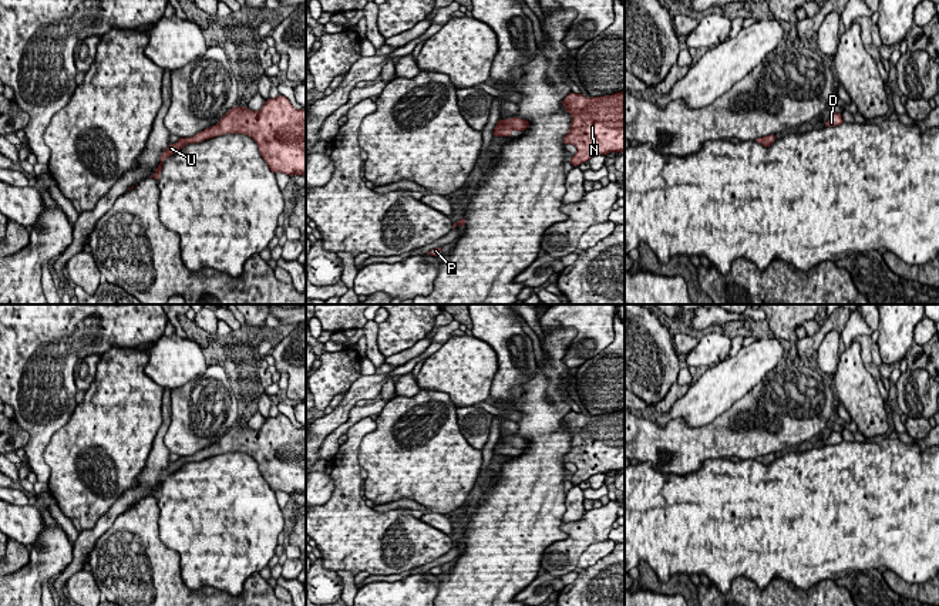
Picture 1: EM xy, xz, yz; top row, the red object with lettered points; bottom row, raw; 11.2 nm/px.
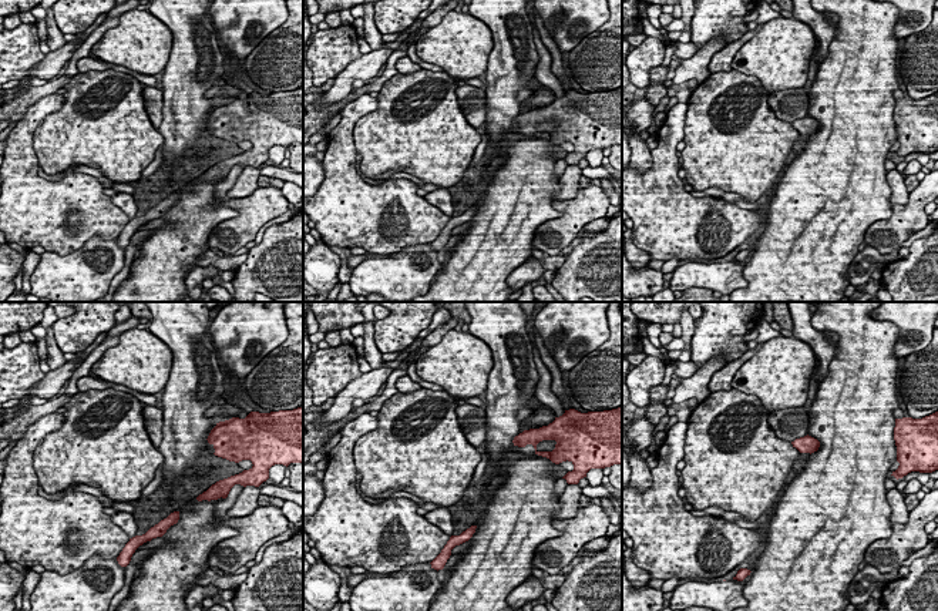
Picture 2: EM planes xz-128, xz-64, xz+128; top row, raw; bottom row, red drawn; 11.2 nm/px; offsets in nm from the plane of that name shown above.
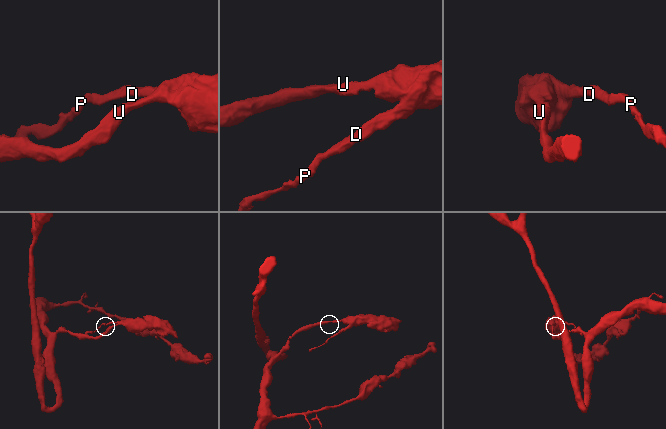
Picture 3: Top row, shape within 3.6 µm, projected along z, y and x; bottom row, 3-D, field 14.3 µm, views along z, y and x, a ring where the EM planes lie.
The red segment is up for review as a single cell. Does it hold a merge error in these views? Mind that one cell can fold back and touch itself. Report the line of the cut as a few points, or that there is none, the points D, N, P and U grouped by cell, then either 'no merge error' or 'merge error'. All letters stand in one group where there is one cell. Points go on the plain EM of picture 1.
cut none; groups D N P U; no merge error

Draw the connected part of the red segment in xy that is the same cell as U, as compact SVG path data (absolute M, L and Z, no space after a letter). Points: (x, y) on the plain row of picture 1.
M277 414L265 420L259 430L233 425L216 444L169 462L161 474L155 492L149 496L159 498L164 479L185 464L225 452L243 452L253 457L272 491L290 495L306 494L306 427L296 428L285 414Z

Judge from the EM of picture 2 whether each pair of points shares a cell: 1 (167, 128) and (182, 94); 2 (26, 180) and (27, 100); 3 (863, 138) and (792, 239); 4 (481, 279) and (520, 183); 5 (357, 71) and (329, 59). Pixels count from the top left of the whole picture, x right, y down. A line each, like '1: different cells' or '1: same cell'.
1: same cell
2: different cells
3: same cell
4: same cell
5: different cells

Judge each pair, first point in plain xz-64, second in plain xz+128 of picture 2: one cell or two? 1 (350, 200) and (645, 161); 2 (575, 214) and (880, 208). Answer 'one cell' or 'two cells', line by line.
1: two cells
2: two cells

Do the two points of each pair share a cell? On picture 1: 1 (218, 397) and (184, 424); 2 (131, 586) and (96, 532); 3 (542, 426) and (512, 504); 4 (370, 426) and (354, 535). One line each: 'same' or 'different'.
1: same
2: different
3: same
4: same

